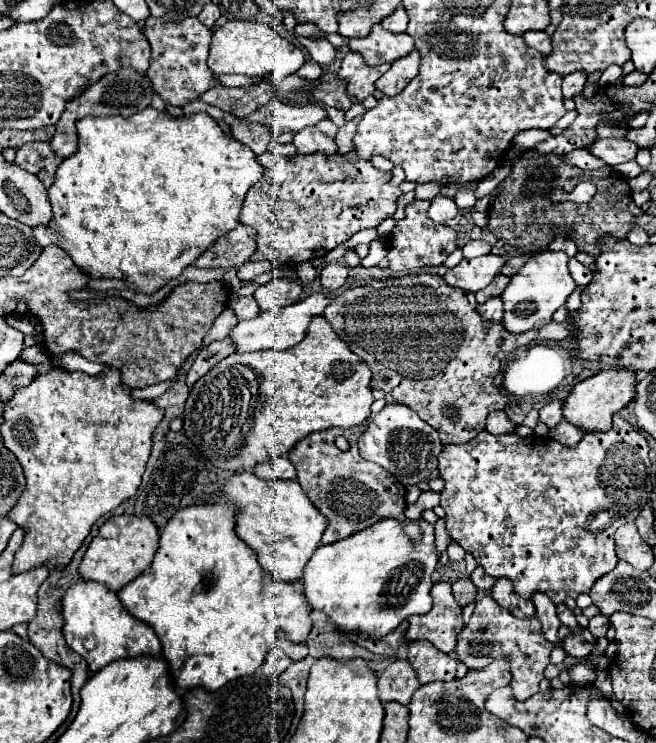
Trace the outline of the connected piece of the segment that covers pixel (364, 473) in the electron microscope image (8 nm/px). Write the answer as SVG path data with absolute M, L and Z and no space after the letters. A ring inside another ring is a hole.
M351 427L351 429L325 429L307 435L301 439L291 451L289 461L297 469L297 481L301 483L303 491L311 499L311 503L329 519L329 525L323 535L323 543L335 543L339 539L345 539L379 519L401 519L405 517L405 487L383 467L369 463L361 459L357 449L357 439L363 433L363 427ZM341 435L349 439L351 449L341 451L335 447L335 437Z

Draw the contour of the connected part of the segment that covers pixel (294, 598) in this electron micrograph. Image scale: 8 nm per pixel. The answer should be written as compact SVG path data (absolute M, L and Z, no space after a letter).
M271 577L265 581L265 605L273 609L279 619L279 627L285 631L289 641L305 643L311 631L311 605L303 593L303 585L297 583L275 583Z

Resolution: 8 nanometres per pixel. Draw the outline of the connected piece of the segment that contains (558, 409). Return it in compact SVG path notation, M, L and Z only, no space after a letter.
M553 399L553 401L547 403L545 407L541 407L539 419L541 419L549 429L553 429L553 427L563 419L563 401Z

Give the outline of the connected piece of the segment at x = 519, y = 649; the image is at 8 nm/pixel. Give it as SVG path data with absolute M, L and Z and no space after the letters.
M489 595L477 601L477 607L469 623L457 635L457 647L455 647L457 659L469 671L479 671L495 659L507 659L511 663L511 675L513 675L511 689L517 701L525 701L539 691L539 683L543 679L545 667L549 665L551 651L553 651L553 645L543 637L541 623L537 617L531 617L531 619L513 617L499 603L495 603L493 597Z

